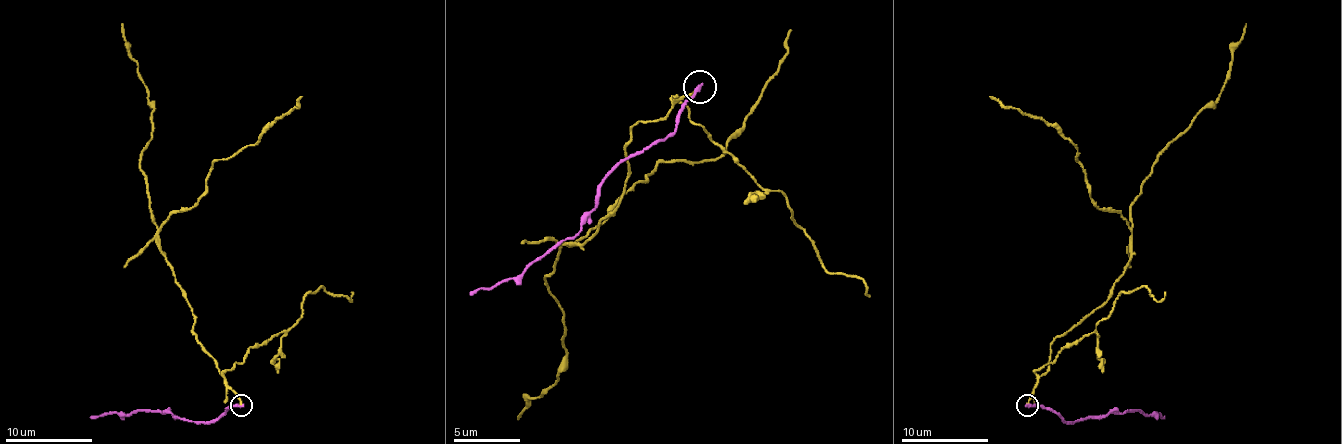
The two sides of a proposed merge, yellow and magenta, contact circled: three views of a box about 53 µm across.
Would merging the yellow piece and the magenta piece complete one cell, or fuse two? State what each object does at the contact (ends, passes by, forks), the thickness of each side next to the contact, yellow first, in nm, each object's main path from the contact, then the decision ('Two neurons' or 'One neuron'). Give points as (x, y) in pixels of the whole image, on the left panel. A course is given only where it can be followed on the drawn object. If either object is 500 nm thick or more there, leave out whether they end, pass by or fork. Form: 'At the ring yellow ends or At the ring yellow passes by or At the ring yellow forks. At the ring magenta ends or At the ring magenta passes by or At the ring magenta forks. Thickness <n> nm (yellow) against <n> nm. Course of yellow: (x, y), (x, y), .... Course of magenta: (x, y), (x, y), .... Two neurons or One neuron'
At the ring yellow ends. At the ring magenta ends. Thickness 160 nm (yellow) against 280 nm. Course of yellow: (242, 406), (192, 332), (194, 314), (161, 251), (159, 229), (198, 201), (216, 160), (250, 145), (300, 97). Course of magenta: (242, 406), (229, 408), (218, 419), (196, 421), (146, 410), (89, 416). Two neurons

